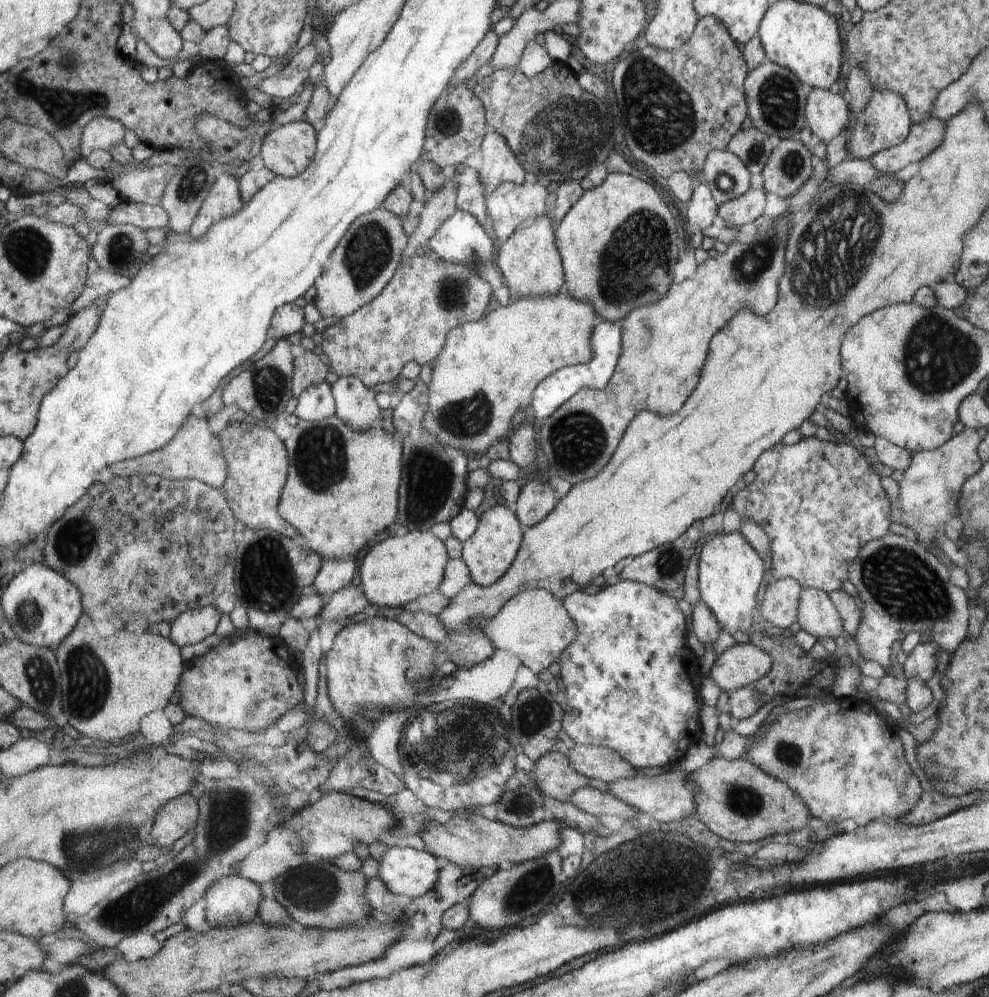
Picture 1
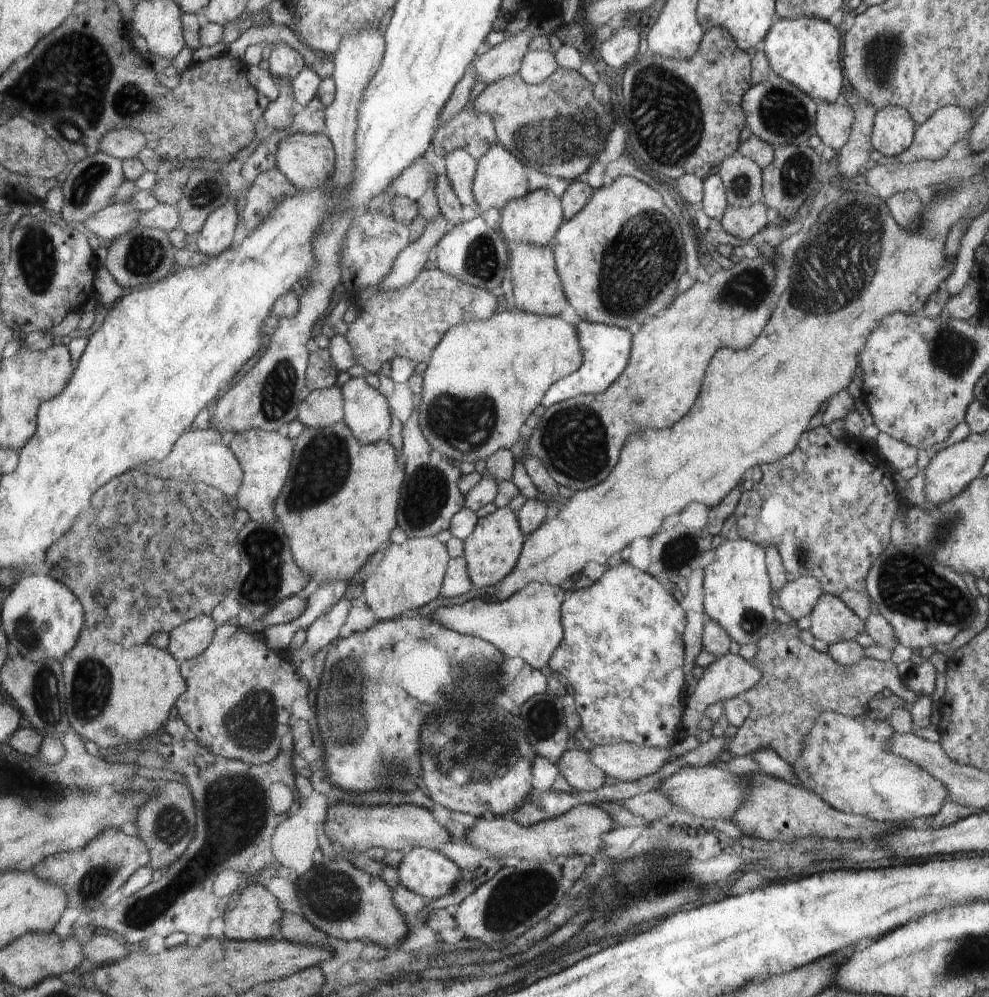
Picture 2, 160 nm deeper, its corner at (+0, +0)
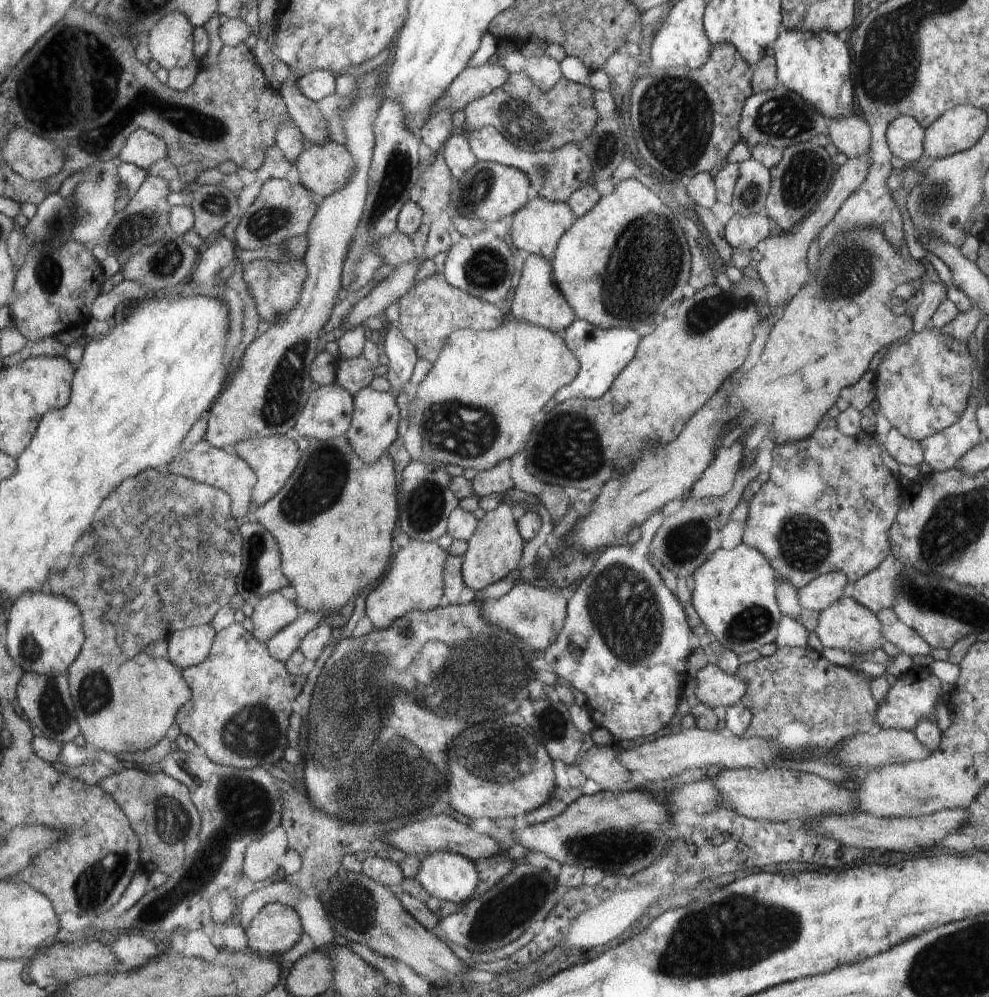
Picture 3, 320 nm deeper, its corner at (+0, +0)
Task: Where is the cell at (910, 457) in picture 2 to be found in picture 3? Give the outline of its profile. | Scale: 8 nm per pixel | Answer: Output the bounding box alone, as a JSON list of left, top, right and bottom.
[883,428,924,467]

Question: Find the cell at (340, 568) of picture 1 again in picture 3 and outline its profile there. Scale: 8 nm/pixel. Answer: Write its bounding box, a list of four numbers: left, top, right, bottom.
[266,609,328,663]

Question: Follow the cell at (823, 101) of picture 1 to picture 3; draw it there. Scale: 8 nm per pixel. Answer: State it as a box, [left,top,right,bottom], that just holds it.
[828,115,872,159]

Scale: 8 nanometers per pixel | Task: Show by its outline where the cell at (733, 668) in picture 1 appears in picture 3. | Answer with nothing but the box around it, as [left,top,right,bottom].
[696,663,747,709]

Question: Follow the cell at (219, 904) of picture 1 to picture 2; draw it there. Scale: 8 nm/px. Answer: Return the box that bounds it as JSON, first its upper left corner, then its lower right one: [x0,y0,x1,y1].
[225,884,283,941]

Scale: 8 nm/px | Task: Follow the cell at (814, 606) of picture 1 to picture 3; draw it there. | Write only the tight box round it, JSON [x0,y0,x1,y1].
[816,595,884,655]

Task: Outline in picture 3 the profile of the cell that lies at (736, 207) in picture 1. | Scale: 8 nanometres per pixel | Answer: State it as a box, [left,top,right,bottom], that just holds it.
[725,213,770,253]

